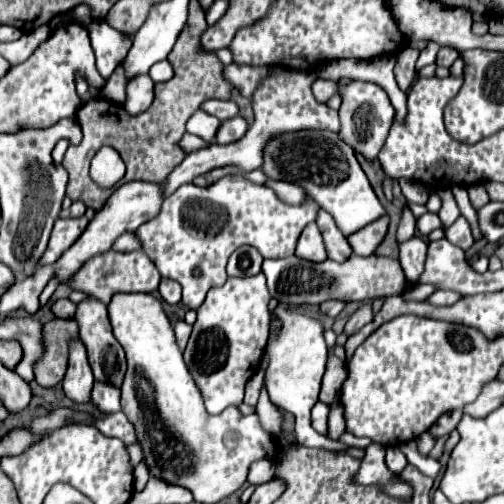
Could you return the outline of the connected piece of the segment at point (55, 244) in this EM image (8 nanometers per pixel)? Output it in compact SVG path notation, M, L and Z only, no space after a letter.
M59 218L53 226L51 240L41 264L55 262L75 242L75 218Z

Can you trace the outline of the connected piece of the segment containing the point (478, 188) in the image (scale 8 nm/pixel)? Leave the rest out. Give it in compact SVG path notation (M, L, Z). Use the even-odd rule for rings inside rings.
M482 185L469 186L468 195L472 206L478 210L490 201L486 189Z

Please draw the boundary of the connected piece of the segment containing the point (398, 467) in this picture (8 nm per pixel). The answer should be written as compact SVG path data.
M389 446L389 448L387 448L385 462L387 462L387 466L391 468L391 472L393 472L393 474L403 472L403 468L407 466L407 458L405 458L405 454L403 454L397 446Z

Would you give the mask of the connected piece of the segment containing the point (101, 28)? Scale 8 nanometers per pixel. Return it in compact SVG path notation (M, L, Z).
M93 20L89 28L89 38L95 50L97 70L103 78L109 78L117 64L127 56L131 36L113 30L105 20Z

